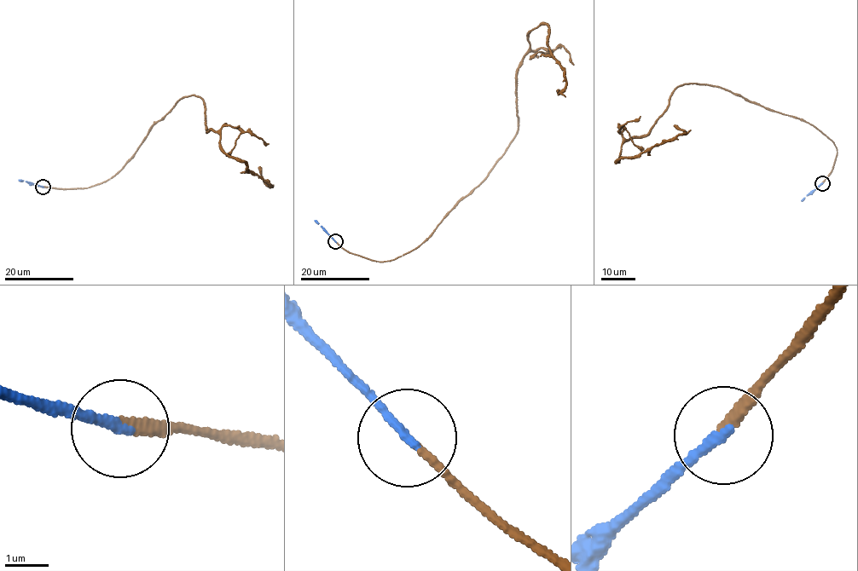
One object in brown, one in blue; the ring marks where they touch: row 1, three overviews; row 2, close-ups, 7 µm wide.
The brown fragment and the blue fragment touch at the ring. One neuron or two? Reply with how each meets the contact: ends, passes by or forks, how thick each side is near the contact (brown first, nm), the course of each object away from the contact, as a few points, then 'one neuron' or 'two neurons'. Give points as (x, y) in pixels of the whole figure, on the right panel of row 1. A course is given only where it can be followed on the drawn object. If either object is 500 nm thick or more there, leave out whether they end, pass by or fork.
brown ends | blue ends | 180/190 nm | brown via (821, 183), (837, 152), (822, 132), (704, 83), (674, 89), (616, 161), (685, 131), (674, 125) | blue via (821, 184), (802, 201) | one neuron

